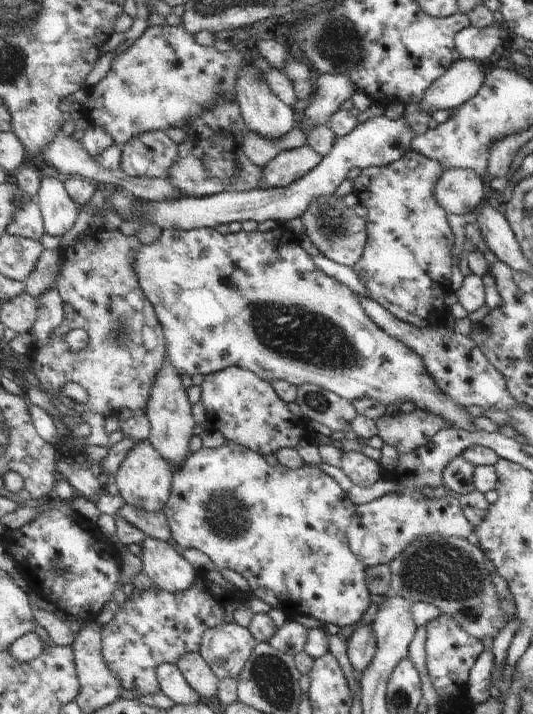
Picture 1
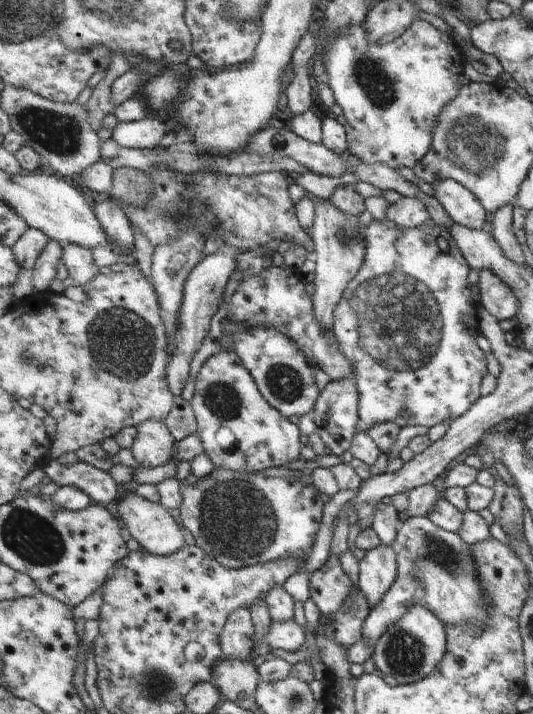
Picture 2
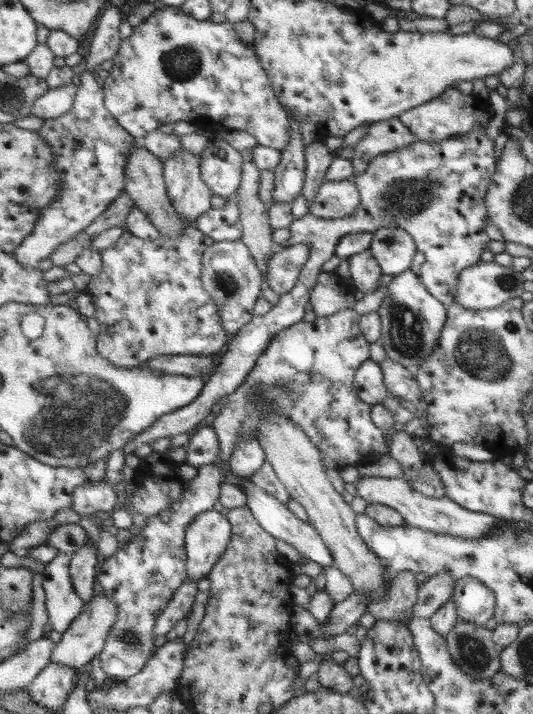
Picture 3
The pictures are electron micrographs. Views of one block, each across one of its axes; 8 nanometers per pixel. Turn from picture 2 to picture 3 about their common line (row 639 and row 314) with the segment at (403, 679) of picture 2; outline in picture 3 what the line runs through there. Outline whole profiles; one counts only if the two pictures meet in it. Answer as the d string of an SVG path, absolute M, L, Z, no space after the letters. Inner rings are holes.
M417 270L395 276L395 280L389 284L389 290L391 298L387 298L387 302L379 310L383 318L383 338L379 340L379 344L387 350L389 360L395 360L417 374L441 344L441 336L449 320L447 306L429 292L429 288L421 282Z

